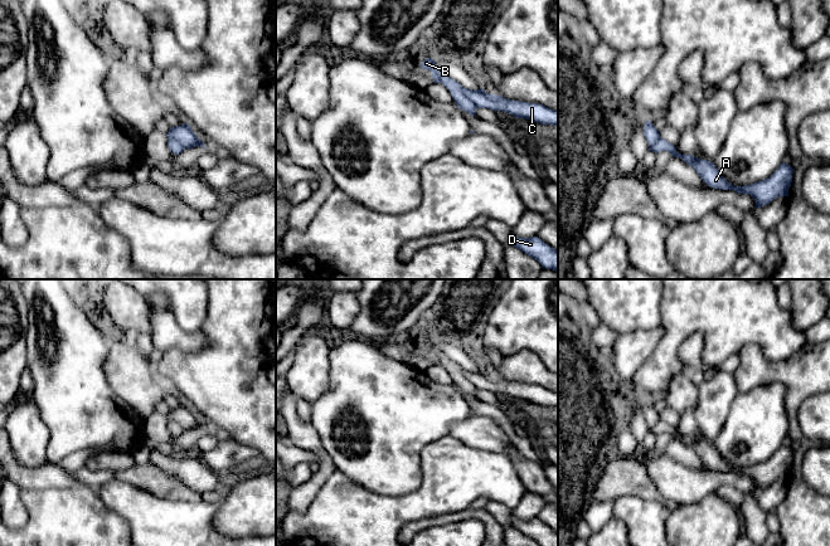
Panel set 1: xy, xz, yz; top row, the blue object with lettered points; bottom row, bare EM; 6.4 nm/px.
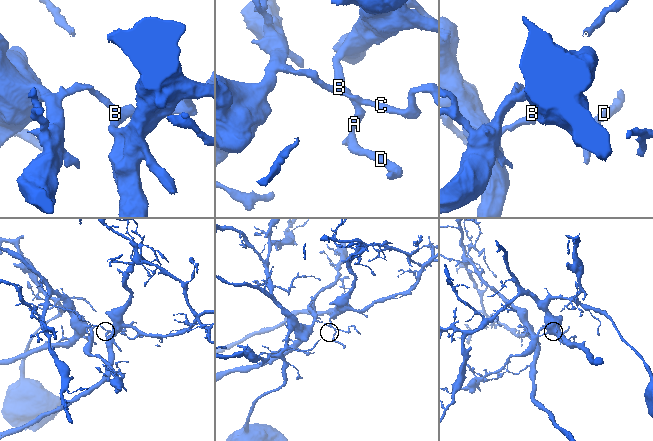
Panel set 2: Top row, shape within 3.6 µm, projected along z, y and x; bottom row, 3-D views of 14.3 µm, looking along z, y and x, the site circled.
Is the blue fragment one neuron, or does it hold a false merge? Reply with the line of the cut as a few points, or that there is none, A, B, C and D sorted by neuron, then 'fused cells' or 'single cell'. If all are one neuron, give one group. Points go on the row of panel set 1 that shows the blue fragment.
xz (462, 88), (462, 92), (476, 107) | A B D / C | fused cells

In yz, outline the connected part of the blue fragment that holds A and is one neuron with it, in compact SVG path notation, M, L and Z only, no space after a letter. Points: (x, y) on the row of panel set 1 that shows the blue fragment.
M660 138L654 145L649 145L649 151L655 153L668 151L671 156L679 157L691 166L708 186L720 190L734 190L738 194L748 194L754 199L756 208L765 206L778 196L788 196L788 189L792 182L793 169L785 162L768 179L751 185L734 186L722 176L714 162L695 159L693 155L681 155L674 145L664 138Z

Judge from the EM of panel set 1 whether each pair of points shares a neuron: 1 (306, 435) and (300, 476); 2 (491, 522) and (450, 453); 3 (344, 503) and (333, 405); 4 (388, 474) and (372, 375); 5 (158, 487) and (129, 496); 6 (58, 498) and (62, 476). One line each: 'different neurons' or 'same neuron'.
1: different neurons
2: different neurons
3: different neurons
4: same neuron
5: different neurons
6: different neurons

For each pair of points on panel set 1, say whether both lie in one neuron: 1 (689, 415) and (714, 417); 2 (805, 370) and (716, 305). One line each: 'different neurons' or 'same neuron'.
1: different neurons
2: different neurons

